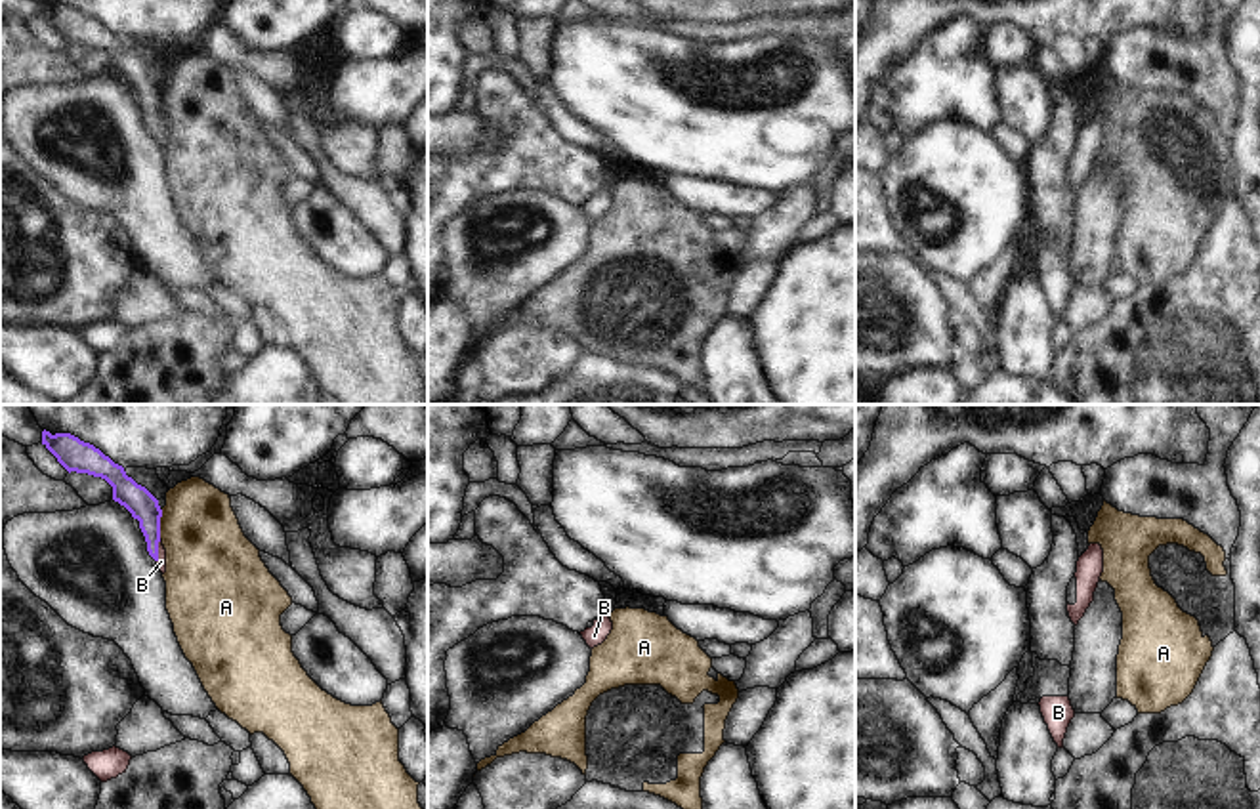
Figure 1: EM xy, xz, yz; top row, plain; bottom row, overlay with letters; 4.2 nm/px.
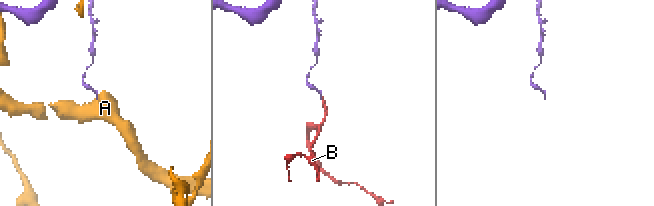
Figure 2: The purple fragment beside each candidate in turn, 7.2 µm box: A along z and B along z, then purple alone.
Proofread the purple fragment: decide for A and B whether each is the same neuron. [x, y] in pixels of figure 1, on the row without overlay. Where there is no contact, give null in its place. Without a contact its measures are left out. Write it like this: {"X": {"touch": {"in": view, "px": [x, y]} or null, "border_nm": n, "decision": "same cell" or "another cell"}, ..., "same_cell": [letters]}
{"A": {"touch": {"in": "xy", "px": [159, 98]}, "border_nm": 130, "decision": "another cell"}, "B": {"touch": {"in": "xy", "px": [157, 124]}, "border_nm": 100, "decision": "same cell"}, "same_cell": ["B"]}

